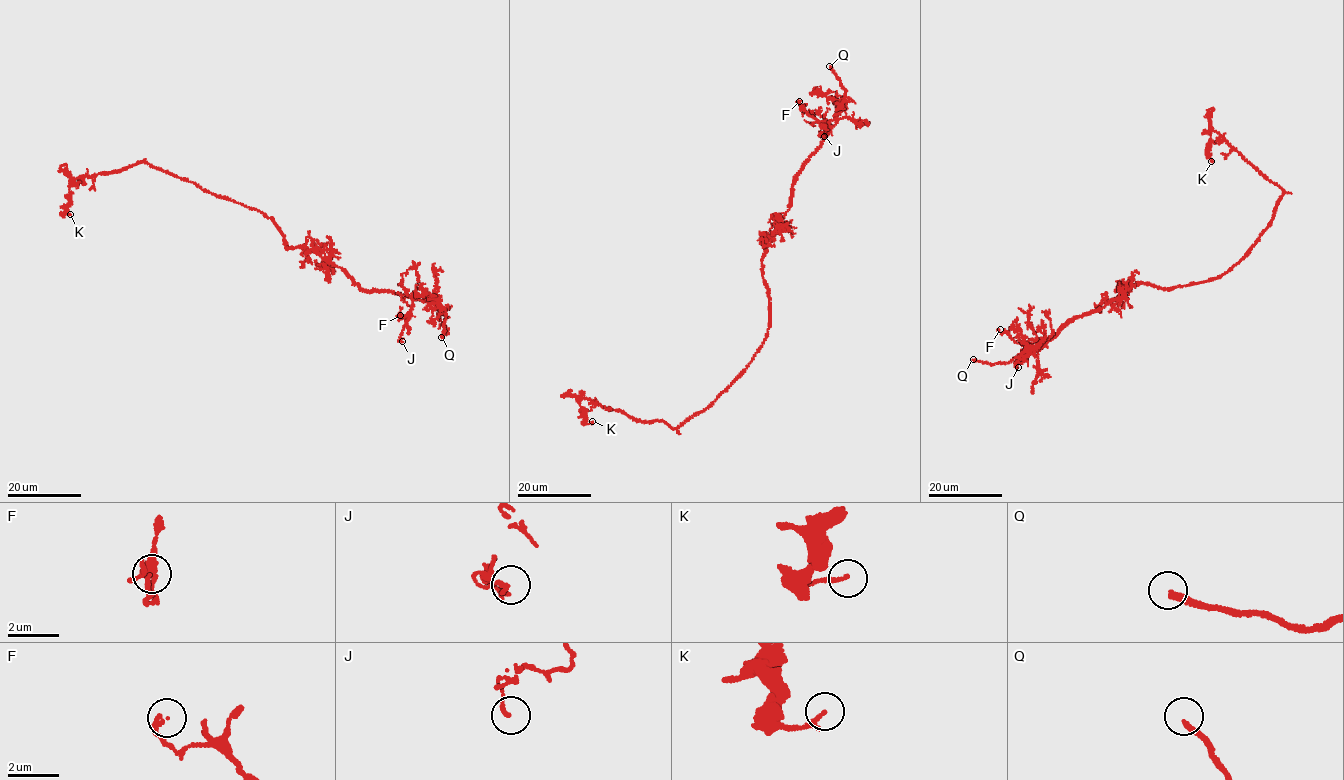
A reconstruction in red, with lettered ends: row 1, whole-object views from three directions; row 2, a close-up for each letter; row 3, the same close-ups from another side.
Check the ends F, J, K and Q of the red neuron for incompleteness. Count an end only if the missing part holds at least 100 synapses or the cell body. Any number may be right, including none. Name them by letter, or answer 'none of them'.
Q

